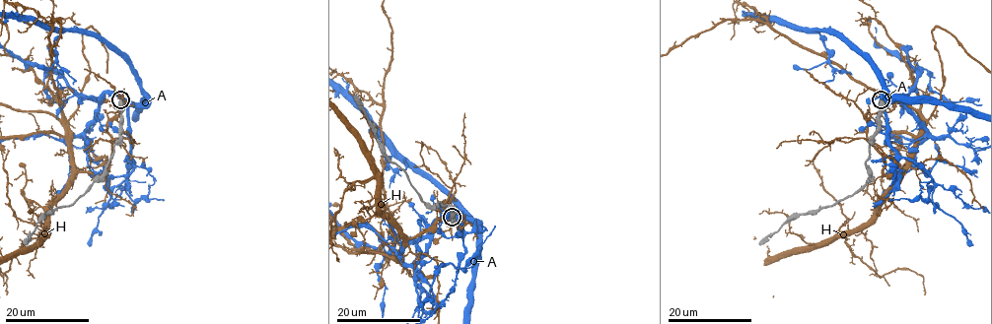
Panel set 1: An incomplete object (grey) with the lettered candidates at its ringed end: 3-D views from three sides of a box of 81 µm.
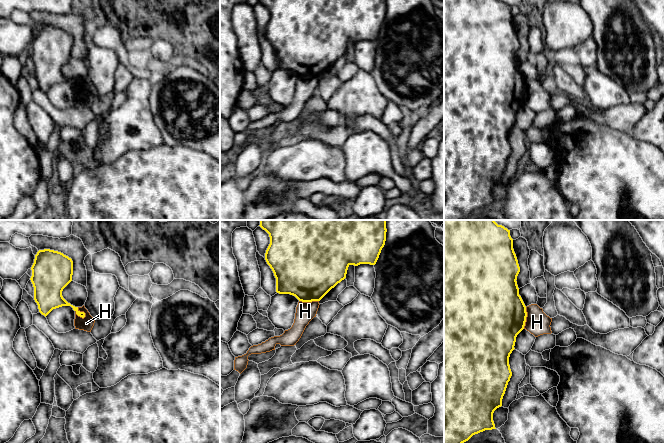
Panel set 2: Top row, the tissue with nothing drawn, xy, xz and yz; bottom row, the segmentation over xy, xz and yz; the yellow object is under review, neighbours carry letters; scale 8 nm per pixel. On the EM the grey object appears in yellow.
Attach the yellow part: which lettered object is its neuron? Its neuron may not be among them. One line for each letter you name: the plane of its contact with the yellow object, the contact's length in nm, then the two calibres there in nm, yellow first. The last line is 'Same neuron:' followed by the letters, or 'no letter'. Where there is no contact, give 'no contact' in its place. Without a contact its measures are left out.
Same neuron: no letter

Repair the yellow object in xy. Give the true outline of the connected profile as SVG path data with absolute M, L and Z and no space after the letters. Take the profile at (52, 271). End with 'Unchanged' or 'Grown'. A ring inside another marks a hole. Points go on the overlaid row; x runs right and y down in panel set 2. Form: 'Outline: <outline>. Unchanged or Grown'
Outline: M44 249L35 255L30 278L34 287L34 300L45 317L62 306L71 306L82 318L84 312L68 303L62 296L63 289L72 281L73 261L61 252Z. Unchanged

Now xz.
Outline: M260 220L270 237L265 260L276 278L276 292L290 294L299 301L320 301L346 278L350 265L375 265L386 241L386 220Z. Unchanged

